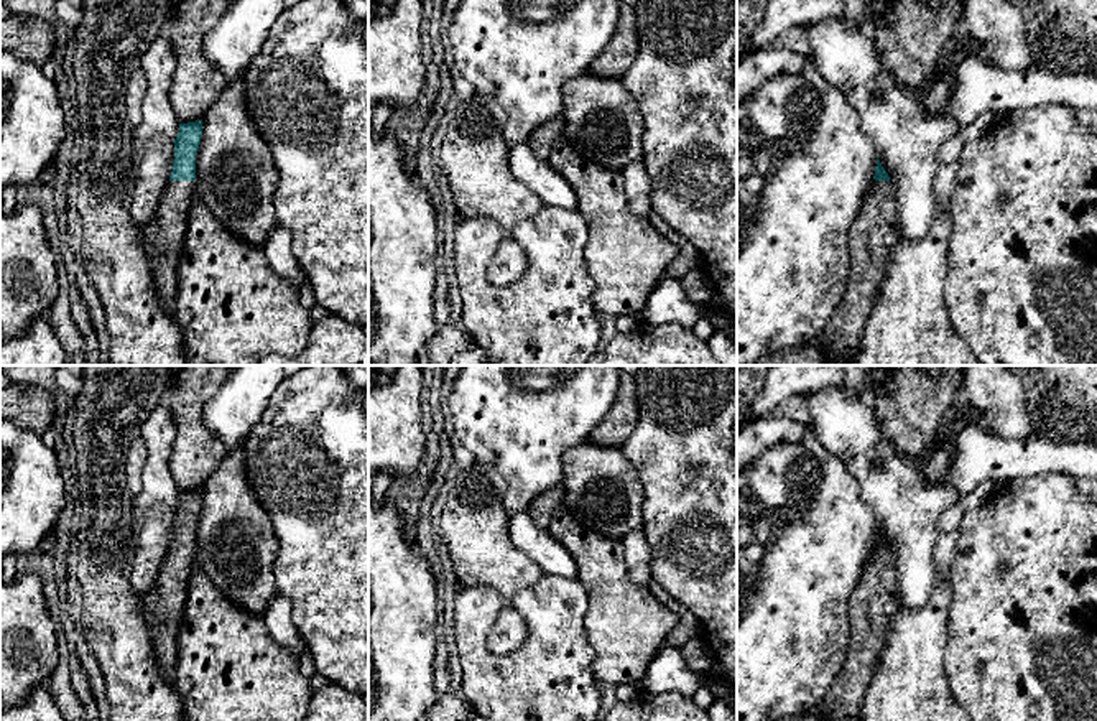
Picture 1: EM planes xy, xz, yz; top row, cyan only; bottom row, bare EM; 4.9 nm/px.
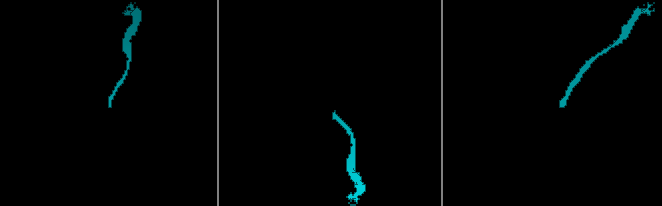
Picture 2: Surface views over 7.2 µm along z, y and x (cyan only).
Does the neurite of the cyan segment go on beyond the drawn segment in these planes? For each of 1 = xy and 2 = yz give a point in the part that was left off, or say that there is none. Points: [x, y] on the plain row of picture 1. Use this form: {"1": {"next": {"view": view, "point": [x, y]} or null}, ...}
{"1": {"next": {"view": "xy", "point": [163, 604]}}, "2": {"next": {"view": "yz", "point": [875, 598]}}}

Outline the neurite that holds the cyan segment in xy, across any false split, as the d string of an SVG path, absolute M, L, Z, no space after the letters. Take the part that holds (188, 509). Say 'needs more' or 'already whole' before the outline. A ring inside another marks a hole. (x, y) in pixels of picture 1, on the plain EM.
needs more; M202 489L179 492L169 551L158 578L141 599L155 657L168 681L174 681L178 630L187 601L189 578L196 565L196 523L202 507Z

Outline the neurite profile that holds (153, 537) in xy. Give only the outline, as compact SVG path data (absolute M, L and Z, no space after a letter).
M156 509L137 528L135 560L130 574L133 593L143 599L158 578L169 551L174 530L174 509Z

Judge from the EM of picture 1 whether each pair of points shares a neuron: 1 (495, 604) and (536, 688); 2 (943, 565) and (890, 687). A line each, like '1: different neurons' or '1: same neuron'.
1: same neuron
2: same neuron

